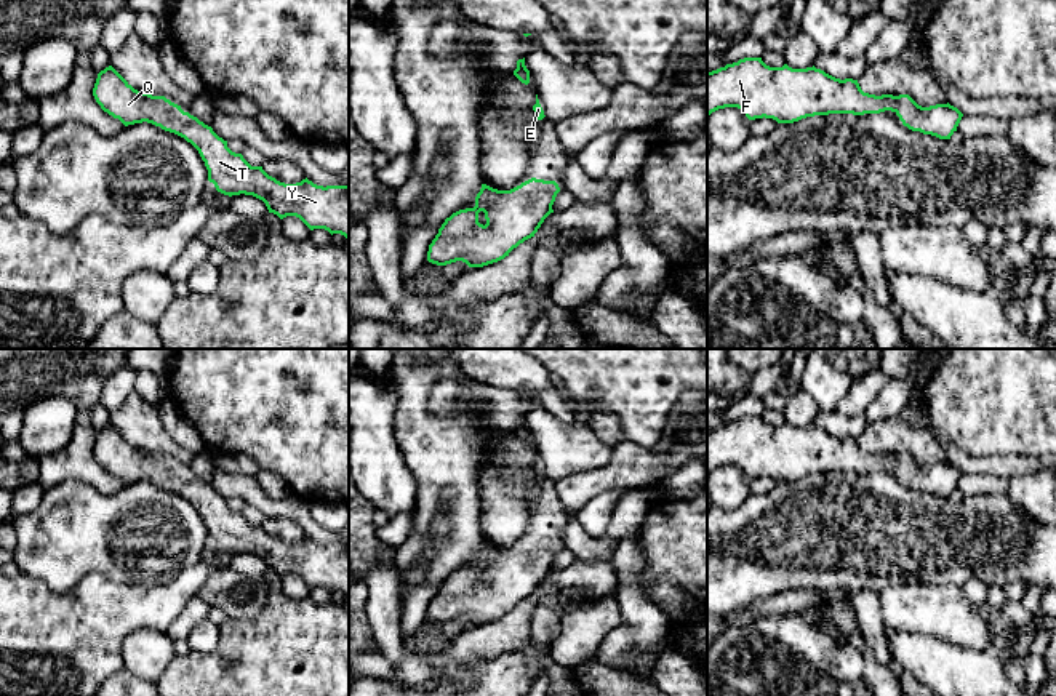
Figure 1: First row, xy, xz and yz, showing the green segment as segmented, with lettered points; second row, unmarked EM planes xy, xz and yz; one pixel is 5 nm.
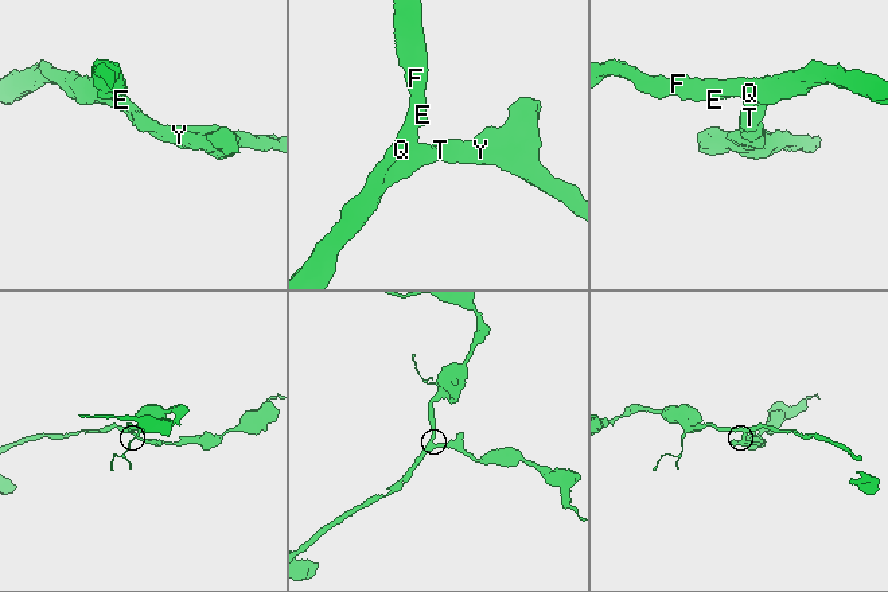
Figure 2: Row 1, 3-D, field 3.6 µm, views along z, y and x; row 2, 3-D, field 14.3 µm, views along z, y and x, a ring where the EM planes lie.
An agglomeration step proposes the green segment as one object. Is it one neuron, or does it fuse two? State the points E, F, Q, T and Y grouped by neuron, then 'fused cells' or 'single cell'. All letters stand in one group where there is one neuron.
E F Q T Y | single cell

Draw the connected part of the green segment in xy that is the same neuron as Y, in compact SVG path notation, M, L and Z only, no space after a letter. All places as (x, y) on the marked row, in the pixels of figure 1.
M112 66L98 74L93 96L104 112L125 126L152 123L190 142L208 170L208 181L224 195L253 195L280 219L299 218L310 230L325 229L349 238L349 186L317 186L307 178L285 184L262 166L251 166L227 147L211 126L165 96L134 90Z

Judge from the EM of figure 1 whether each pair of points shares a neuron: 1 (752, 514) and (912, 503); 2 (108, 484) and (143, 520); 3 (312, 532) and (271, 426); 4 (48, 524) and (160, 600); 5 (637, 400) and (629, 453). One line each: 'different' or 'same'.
1: same
2: different
3: different
4: different
5: different

